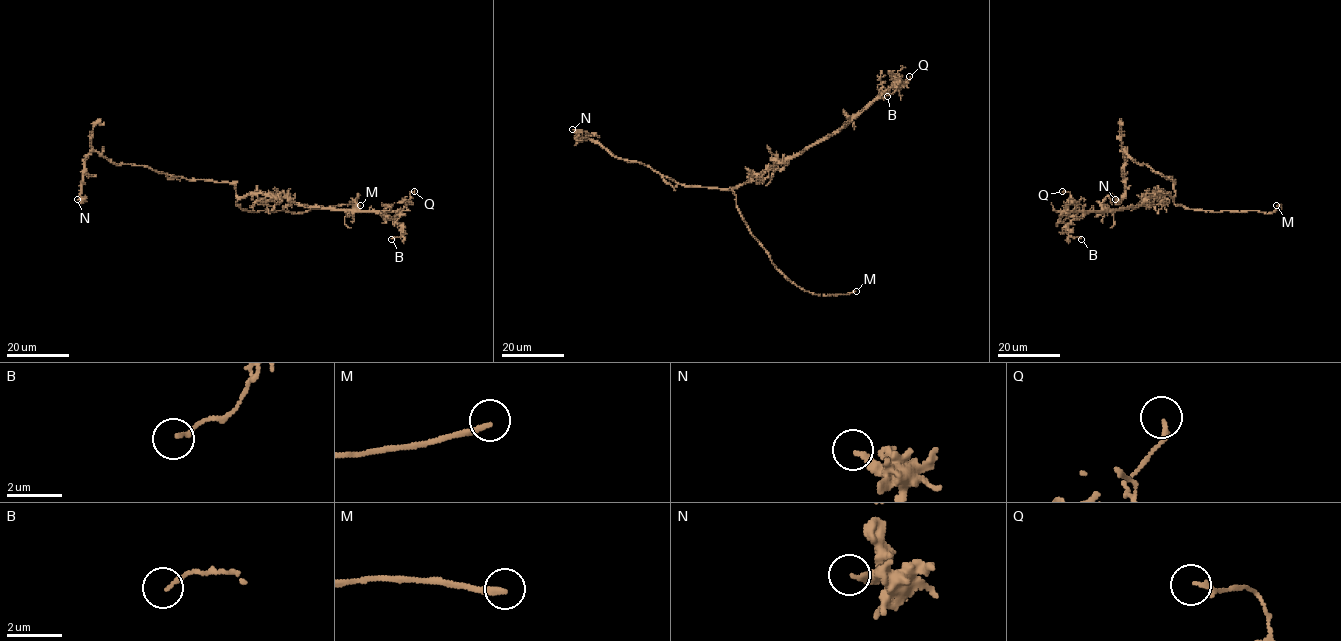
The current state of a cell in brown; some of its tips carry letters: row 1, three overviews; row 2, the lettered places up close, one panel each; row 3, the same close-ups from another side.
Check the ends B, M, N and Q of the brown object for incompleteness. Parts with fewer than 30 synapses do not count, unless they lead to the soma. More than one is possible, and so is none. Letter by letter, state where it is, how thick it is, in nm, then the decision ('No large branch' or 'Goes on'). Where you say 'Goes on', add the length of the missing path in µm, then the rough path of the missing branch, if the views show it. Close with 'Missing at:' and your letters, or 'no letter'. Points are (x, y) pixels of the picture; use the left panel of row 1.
B: Place: (391, 239). Thickness 140 nm. No large branch
M: Place: (360, 205). Thickness 200 nm. Goes on. Missing length about 20 µm. Course of what is missing: (360, 205), (381, 208), (401, 203)
N: Place: (77, 199). Thickness 240 nm. No large branch
Q: Place: (414, 191). Thickness 170 nm. No large branch
Missing at: M

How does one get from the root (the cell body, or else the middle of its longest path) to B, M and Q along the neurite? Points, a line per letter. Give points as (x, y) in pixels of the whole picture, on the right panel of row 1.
B: (1175, 194), (1156, 194), (1140, 205), (1088, 211), (1076, 216), (1067, 226), (1067, 233), (1081, 239)
M: (1175, 194), (1174, 201), (1177, 205), (1212, 212), (1269, 213), (1280, 208), (1280, 205), (1276, 205)
Q: (1175, 194), (1156, 194), (1143, 204), (1122, 208), (1069, 211), (1070, 194), (1062, 191)

